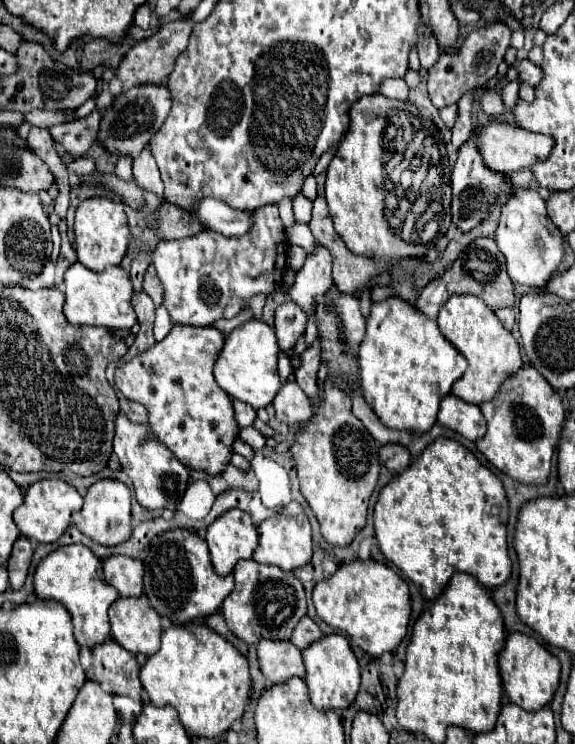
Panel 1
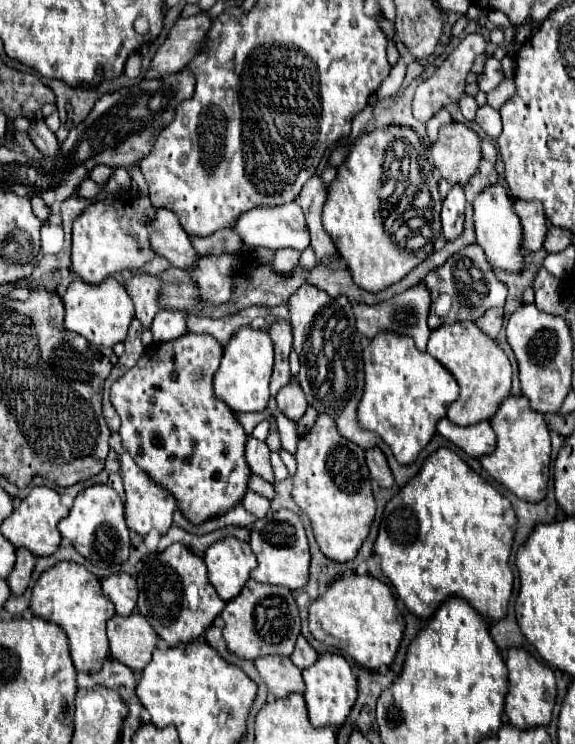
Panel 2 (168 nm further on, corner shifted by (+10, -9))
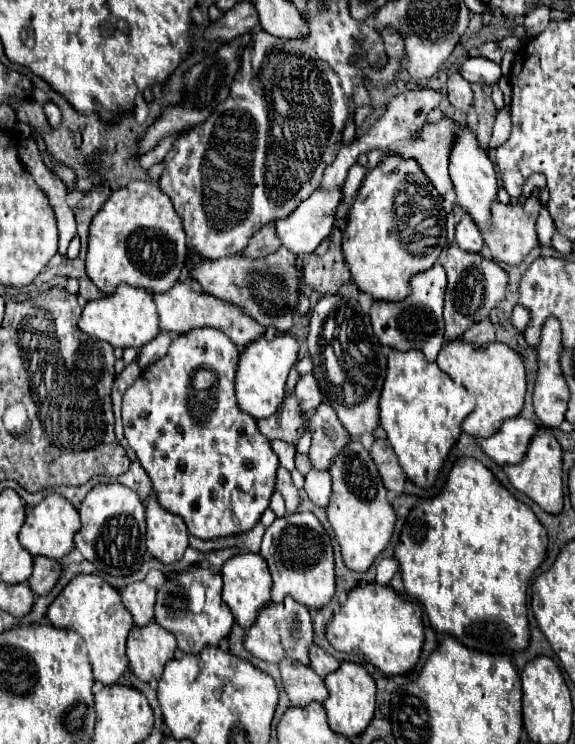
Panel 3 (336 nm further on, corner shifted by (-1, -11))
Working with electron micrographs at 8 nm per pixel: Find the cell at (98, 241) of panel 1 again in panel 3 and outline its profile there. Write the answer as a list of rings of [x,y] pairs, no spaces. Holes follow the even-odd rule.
[[[134,180],[126,188],[116,190],[104,202],[100,212],[94,216],[90,224],[90,240],[88,240],[88,254],[86,254],[86,274],[96,284],[96,288],[104,294],[116,290],[120,282],[130,286],[140,286],[150,292],[168,292],[178,282],[182,268],[186,266],[186,236],[176,214],[170,198],[160,190],[156,182],[150,180]]]

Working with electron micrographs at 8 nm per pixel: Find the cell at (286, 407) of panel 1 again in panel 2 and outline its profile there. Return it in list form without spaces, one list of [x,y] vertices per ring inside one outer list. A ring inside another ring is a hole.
[[[287,384],[277,396],[277,406],[279,410],[293,422],[301,420],[303,414],[305,414],[305,408],[307,408],[307,400],[305,400],[305,394],[299,386],[293,386],[293,384]]]

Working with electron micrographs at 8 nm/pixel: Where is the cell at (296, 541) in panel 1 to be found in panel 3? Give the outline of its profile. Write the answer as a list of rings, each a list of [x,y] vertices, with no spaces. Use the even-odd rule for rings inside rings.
[[[296,512],[278,518],[270,528],[266,528],[260,556],[268,562],[274,586],[272,602],[280,602],[292,596],[306,608],[324,608],[336,592],[334,574],[334,550],[330,536],[312,512]]]

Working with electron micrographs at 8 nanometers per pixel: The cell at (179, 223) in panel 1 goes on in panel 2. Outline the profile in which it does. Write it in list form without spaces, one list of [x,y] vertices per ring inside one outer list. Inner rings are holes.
[[[217,230],[215,234],[209,234],[205,238],[195,238],[191,236],[193,248],[199,256],[207,254],[223,254],[223,252],[237,252],[243,248],[241,238],[237,236],[235,230]]]

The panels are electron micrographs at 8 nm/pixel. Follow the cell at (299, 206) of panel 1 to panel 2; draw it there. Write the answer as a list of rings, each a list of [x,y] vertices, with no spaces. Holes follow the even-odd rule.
[[[289,202],[285,206],[271,206],[271,208],[253,208],[245,214],[241,214],[241,218],[237,218],[237,222],[231,226],[233,230],[237,230],[241,242],[247,248],[257,248],[257,246],[267,246],[273,250],[279,248],[295,248],[299,252],[303,252],[309,246],[309,230],[305,226],[305,216],[301,206],[297,206],[297,202]]]

